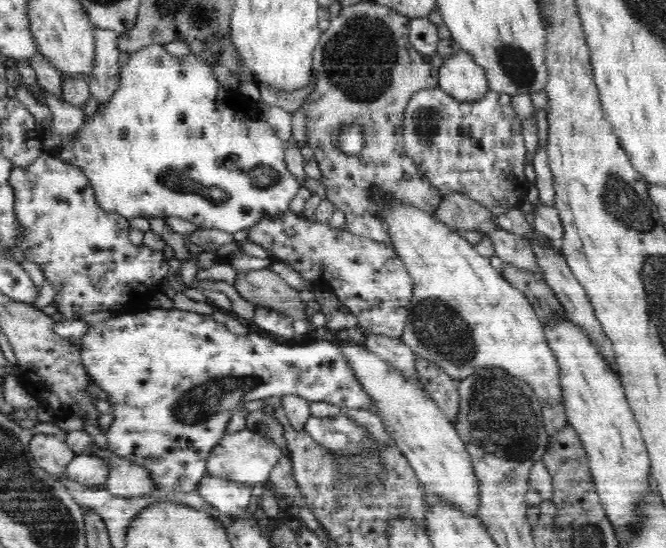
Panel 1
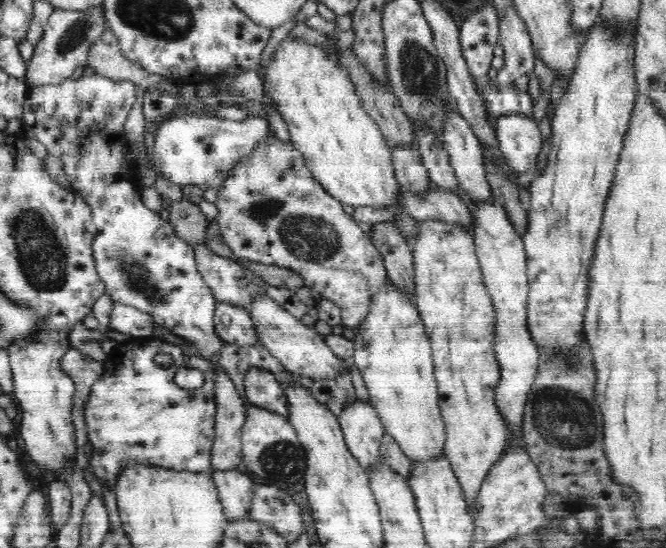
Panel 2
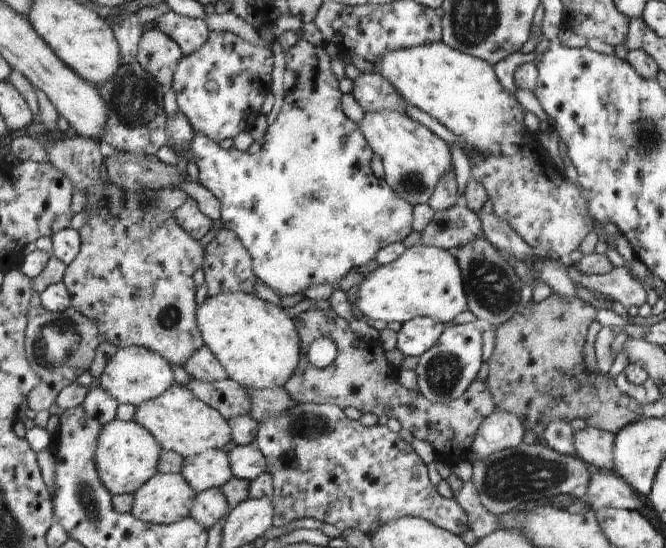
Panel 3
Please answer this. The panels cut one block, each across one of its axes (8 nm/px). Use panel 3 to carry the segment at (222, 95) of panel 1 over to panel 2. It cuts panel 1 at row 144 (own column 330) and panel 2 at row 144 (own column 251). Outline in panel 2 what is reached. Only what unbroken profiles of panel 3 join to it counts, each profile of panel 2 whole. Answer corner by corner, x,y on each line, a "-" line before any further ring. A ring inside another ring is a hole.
200,113
178,114
162,122
154,139
153,162
157,175
163,175
176,186
186,184
219,190
231,168
242,157
250,156
258,143
272,133
268,120
248,117
243,121
228,120

